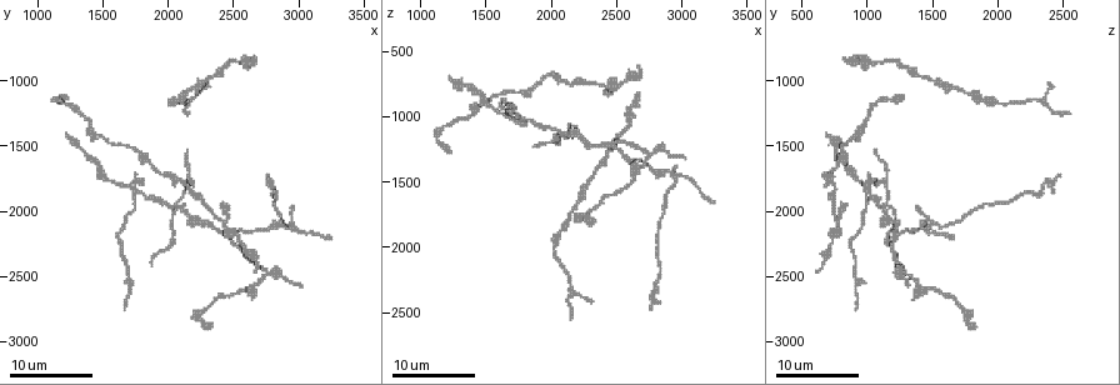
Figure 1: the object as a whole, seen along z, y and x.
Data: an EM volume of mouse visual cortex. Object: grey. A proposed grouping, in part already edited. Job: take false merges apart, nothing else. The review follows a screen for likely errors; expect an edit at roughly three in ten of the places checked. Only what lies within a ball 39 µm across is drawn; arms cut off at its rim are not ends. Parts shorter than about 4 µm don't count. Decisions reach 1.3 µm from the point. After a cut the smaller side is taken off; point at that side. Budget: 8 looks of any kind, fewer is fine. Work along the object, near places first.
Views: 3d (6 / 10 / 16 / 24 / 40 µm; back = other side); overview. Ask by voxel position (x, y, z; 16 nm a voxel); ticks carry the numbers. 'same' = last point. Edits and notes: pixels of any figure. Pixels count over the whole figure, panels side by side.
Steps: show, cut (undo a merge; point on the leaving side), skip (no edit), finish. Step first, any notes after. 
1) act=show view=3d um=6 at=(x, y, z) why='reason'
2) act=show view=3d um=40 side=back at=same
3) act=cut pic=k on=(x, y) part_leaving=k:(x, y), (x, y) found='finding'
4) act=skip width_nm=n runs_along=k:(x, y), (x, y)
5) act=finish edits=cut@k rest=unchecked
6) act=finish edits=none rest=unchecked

act=show view=3d um=16 at=(1440, 1400, 920)

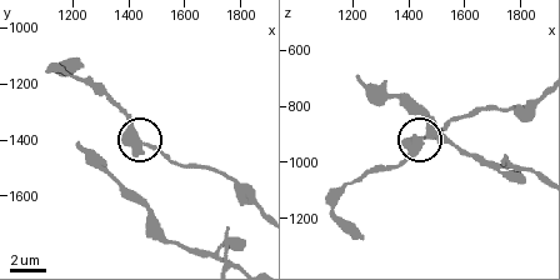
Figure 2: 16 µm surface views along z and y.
act=show view=3d um=6 at=(1440, 1410, 930)

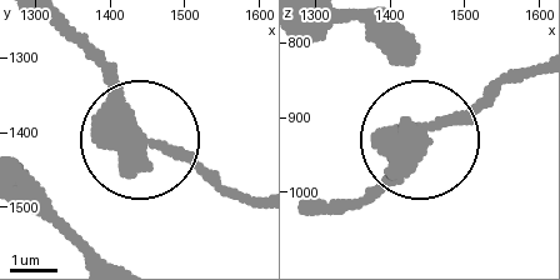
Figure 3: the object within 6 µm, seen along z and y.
act=skip side_arm_um=11 found='one cell here'

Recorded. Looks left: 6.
act=show view=3d um=16 at=(1740, 1880, 1000)

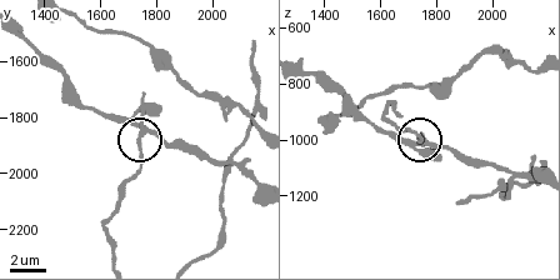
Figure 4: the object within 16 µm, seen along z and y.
act=show view=3d um=10 at=same why='zoom in'

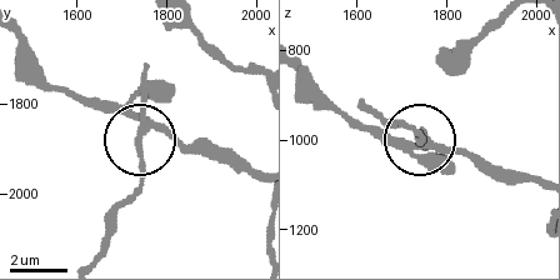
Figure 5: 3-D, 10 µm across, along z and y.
act=cut pic=5 on=(138, 166) arms=4 part_leaving=5:(143, 128), (143, 175), (116, 211), (105, 254) found='two cells meet here'

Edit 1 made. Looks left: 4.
act=show view=3d um=24 at=(2080, 1960, 1160) why='looks like a crossing'

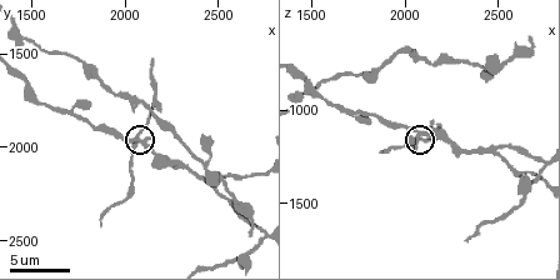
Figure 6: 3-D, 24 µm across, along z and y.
act=show view=3d um=10 at=(2100, 1980, 1140)

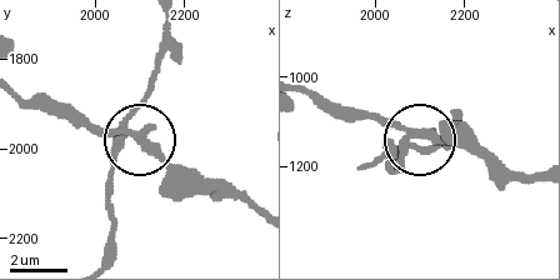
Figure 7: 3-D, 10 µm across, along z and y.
act=cut pic=7 on=(116, 146) width_nm=270 part_leaving=7:(130, 130), (111, 153), (109, 253) found='two cells meet here'

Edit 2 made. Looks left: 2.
act=finish edits=cut@5,cut@7 rest=unchecked

